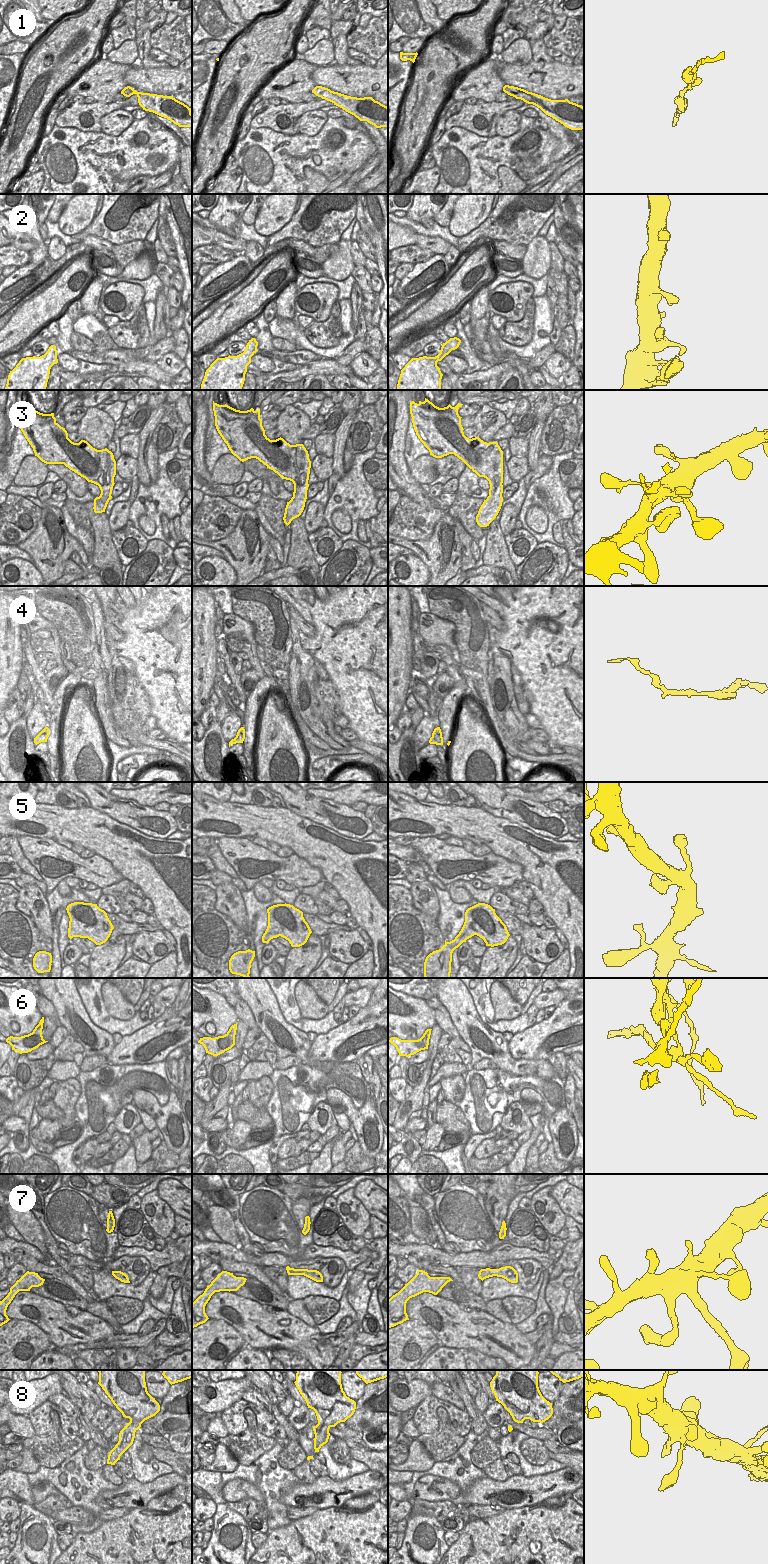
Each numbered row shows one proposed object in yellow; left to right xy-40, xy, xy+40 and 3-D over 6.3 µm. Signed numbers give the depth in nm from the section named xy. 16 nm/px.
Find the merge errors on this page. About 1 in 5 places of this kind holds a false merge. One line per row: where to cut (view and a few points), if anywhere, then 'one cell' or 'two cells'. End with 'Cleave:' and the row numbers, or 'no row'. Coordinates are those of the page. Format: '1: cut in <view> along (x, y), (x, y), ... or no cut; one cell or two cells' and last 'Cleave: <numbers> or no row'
1: no cut; one cell
2: no cut; one cell
3: no cut; one cell
4: no cut; one cell
5: no cut; one cell
6: cut in xy+40 along (423, 1034), (424, 1049); two cells
7: no cut; one cell
8: no cut; one cell
Cleave: 6

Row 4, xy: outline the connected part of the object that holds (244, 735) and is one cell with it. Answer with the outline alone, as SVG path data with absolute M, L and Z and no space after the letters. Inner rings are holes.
M241 727L237 732L236 737L229 742L229 747L231 744L243 743L244 739L245 739L245 729L244 727Z

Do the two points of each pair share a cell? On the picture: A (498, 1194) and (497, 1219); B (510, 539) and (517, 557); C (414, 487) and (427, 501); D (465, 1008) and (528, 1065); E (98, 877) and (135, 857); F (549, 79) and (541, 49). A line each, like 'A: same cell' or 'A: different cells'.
A: same cell
B: same cell
C: same cell
D: same cell
E: different cells
F: different cells

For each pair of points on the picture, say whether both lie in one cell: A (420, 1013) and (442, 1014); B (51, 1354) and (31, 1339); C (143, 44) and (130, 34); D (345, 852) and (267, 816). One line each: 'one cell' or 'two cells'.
A: two cells
B: two cells
C: two cells
D: one cell

